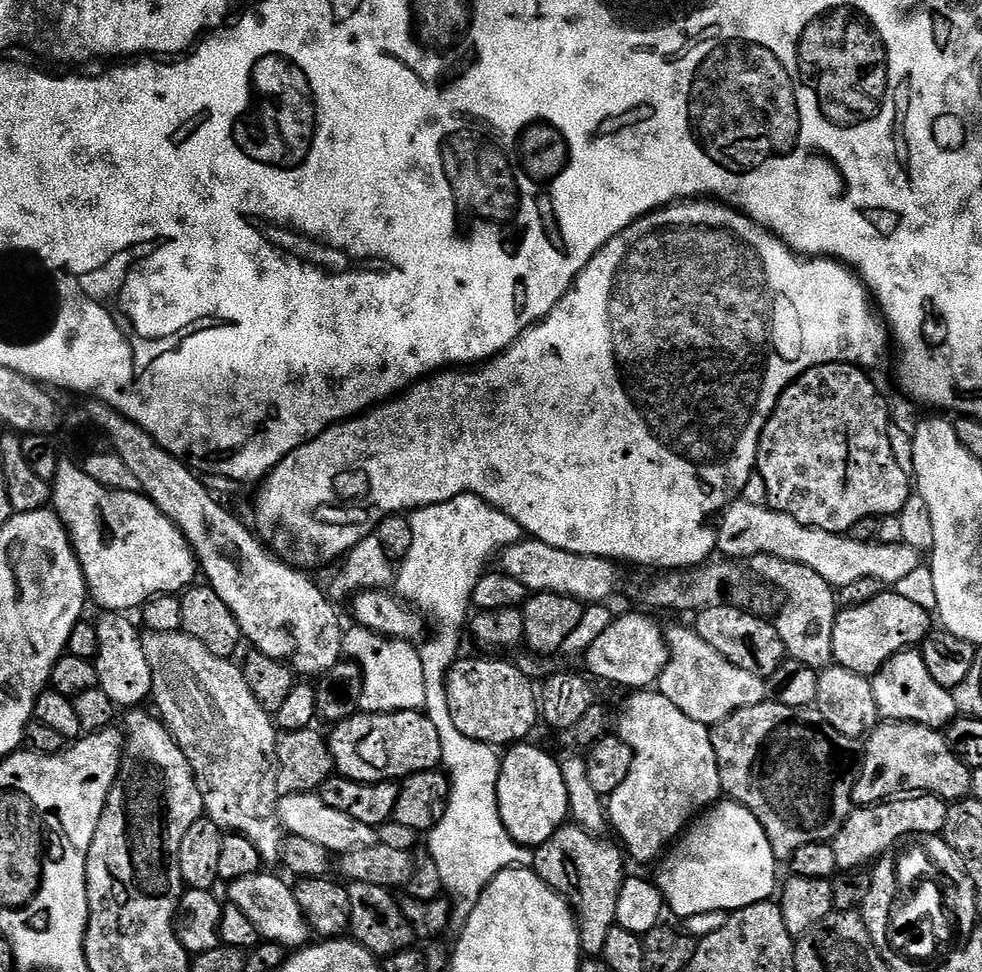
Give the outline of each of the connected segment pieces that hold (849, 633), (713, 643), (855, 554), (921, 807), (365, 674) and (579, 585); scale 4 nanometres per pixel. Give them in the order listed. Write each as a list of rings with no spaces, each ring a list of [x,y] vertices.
[[[886,590],[878,594],[878,598],[870,598],[870,602],[862,606],[837,611],[832,659],[839,667],[871,678],[885,662],[894,658],[894,654],[907,652],[923,644],[933,628],[933,613],[922,610],[922,606],[909,602],[907,598],[902,598],[902,594],[895,590]]]
[[[726,603],[701,608],[695,613],[694,620],[696,633],[702,638],[702,642],[708,643],[713,650],[718,650],[718,654],[722,654],[726,662],[734,662],[734,666],[747,670],[749,674],[766,678],[774,674],[774,670],[778,670],[778,666],[786,659],[782,638],[778,638],[778,630],[771,619],[744,612]]]
[[[742,498],[733,500],[724,509],[719,520],[720,529],[717,527],[714,535],[716,537],[716,552],[721,557],[732,562],[740,562],[736,560],[750,562],[755,556],[762,554],[770,554],[774,558],[786,558],[786,562],[798,562],[802,566],[810,566],[810,570],[814,570],[814,574],[822,574],[822,578],[826,578],[826,582],[835,589],[847,586],[849,582],[858,582],[861,578],[878,578],[878,582],[882,582],[886,586],[895,586],[898,582],[902,582],[902,578],[906,578],[911,571],[922,567],[922,553],[914,550],[914,546],[906,546],[902,542],[899,544],[854,542],[854,538],[850,538],[847,534],[802,526],[802,522],[790,518],[790,514],[782,514],[763,504],[751,504]]]
[[[929,792],[883,800],[880,804],[857,807],[846,818],[842,830],[831,840],[838,869],[860,870],[863,864],[871,865],[884,853],[892,850],[899,840],[907,836],[932,836],[943,833],[948,817],[949,801],[932,796]]]
[[[349,627],[344,633],[343,655],[353,660],[362,672],[360,712],[414,712],[423,709],[426,702],[426,681],[422,678],[422,658],[415,643],[378,636],[367,628]]]
[[[522,538],[499,553],[499,571],[510,574],[510,578],[518,578],[522,586],[528,588],[529,593],[549,592],[573,596],[581,604],[603,604],[611,601],[616,587],[620,584],[620,572],[611,560],[604,560],[600,556],[574,554],[570,550],[558,550],[558,546],[546,546],[546,542],[531,538]]]

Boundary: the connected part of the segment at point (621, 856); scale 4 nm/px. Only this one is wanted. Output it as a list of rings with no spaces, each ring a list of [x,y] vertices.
[[[568,822],[545,844],[533,851],[532,871],[559,896],[563,896],[576,913],[580,950],[584,956],[600,956],[606,946],[606,937],[610,930],[616,927],[618,894],[626,879],[626,856],[615,843],[613,844],[608,838],[591,836],[579,825]]]

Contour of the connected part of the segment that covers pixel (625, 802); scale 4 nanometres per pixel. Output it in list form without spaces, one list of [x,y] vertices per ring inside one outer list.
[[[636,690],[631,693],[632,696],[624,704],[624,709],[620,712],[620,717],[615,717],[614,732],[619,736],[622,742],[626,742],[626,746],[630,746],[632,751],[632,765],[630,766],[630,774],[626,774],[626,782],[622,782],[622,786],[618,786],[618,790],[614,790],[612,796],[607,797],[606,807],[608,809],[608,822],[611,831],[620,835],[619,843],[622,845],[623,851],[629,857],[632,856],[640,864],[648,864],[659,861],[662,853],[687,829],[688,825],[700,815],[701,812],[712,807],[721,799],[722,789],[720,787],[720,771],[718,770],[718,762],[714,754],[714,746],[712,745],[712,734],[709,725],[702,722],[694,722],[694,718],[686,718],[686,714],[682,714],[682,710],[678,710],[678,706],[674,706],[674,702],[670,702],[670,698],[663,696],[659,690]]]

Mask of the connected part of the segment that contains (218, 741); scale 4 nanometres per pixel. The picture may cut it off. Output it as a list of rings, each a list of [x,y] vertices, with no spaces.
[[[181,630],[170,634],[145,631],[142,639],[152,675],[151,703],[156,703],[155,711],[159,719],[164,721],[168,732],[190,762],[207,819],[214,821],[225,833],[250,838],[261,861],[265,865],[275,865],[280,859],[280,846],[284,843],[285,833],[275,817],[278,797],[273,772],[278,729],[273,717],[258,706],[258,698],[250,694],[243,667],[231,659],[223,660],[210,654],[198,638]]]

